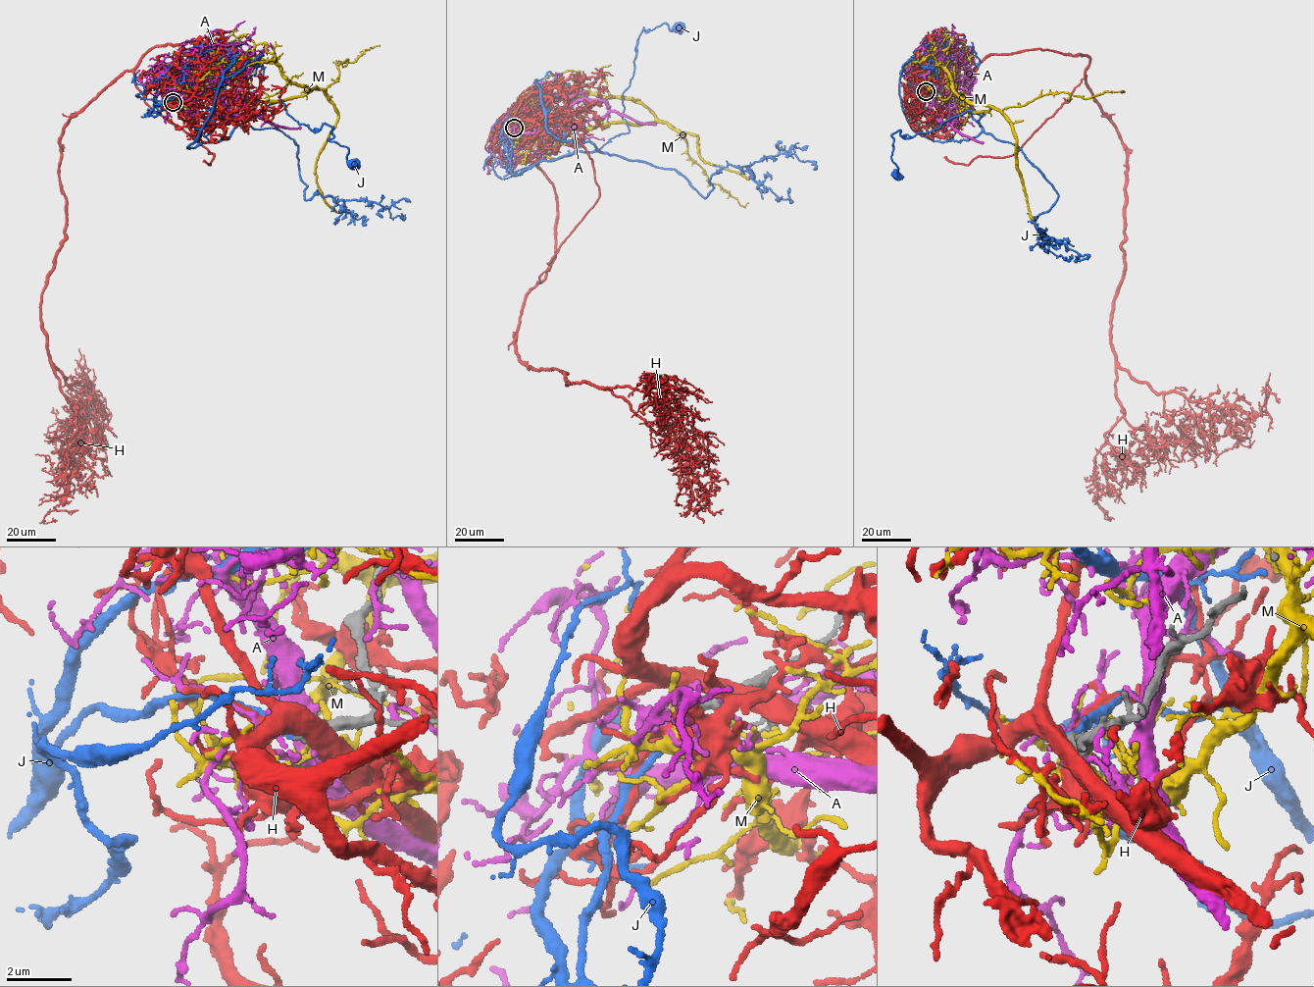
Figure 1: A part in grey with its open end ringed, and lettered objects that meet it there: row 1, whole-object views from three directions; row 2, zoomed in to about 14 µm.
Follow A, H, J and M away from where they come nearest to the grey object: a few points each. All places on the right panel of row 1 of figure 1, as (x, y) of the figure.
A: (926, 93), (954, 122), (921, 113), (915, 98), (919, 68), (930, 64), (952, 24)
H: (926, 92), (943, 106), (991, 54), (1087, 55), (1127, 154), (1118, 365), (1157, 392), (1249, 415), (1270, 373)
J: (926, 91), (967, 104), (980, 127), (985, 115), (966, 111), (913, 136), (894, 132), (897, 174)
M: (928, 92), (954, 83), (967, 108), (991, 108), (955, 92), (941, 67), (948, 48), (912, 61), (906, 73)

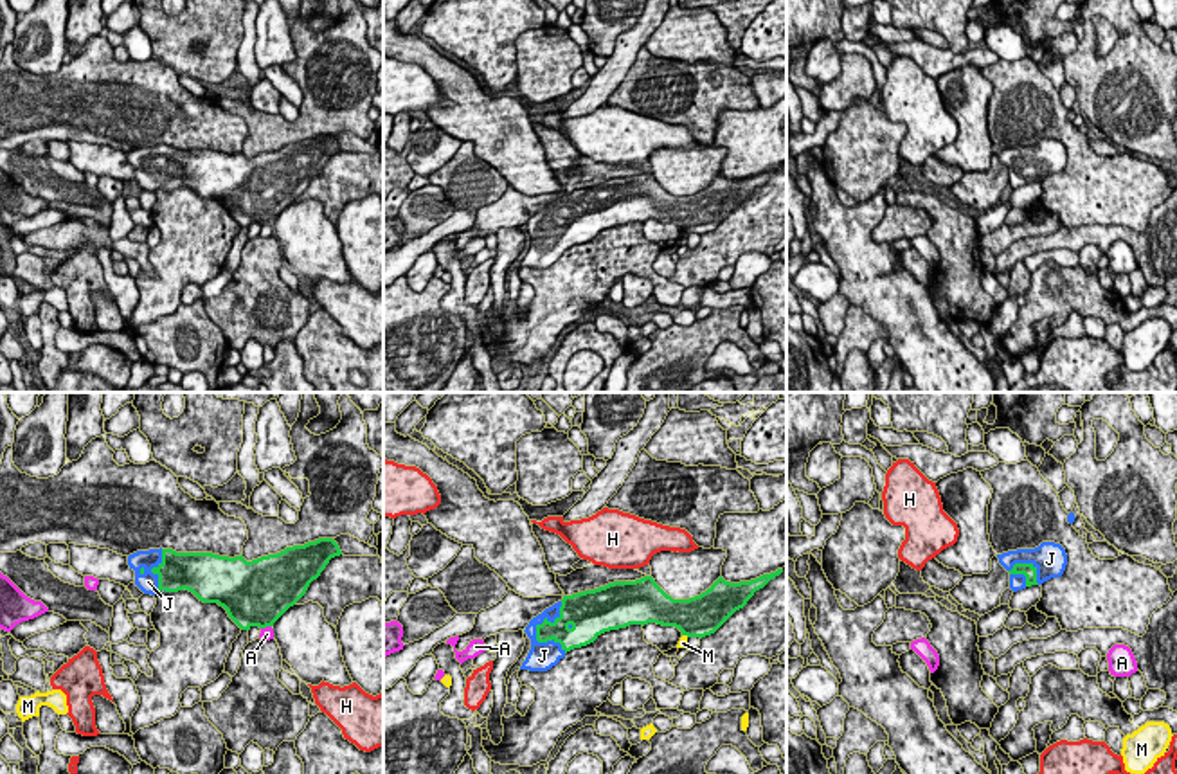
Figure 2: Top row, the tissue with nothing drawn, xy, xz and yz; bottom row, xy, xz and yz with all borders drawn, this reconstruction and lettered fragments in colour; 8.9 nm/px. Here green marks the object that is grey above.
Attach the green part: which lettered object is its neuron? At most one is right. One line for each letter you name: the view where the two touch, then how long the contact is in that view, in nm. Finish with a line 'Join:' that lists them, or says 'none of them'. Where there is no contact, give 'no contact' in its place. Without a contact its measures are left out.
J: contact in xz; length 460 nm
Join: J

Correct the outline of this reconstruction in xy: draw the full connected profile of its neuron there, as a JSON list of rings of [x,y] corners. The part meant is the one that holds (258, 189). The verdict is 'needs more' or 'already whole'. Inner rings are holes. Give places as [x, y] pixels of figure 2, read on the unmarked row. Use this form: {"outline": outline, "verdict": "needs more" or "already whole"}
{"outline": [[[319,135],[252,158],[243,151],[229,155],[160,144],[130,151],[128,162],[144,191],[185,185],[203,200],[218,200],[241,227],[250,227],[274,223],[340,151],[333,135]]], "verdict": "needs more"}

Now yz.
{"outline": [[[1042,139],[1035,146],[1008,148],[997,151],[997,155],[1010,169],[1010,185],[1013,189],[1060,175],[1067,162],[1065,146],[1055,139]]], "verdict": "needs more"}

